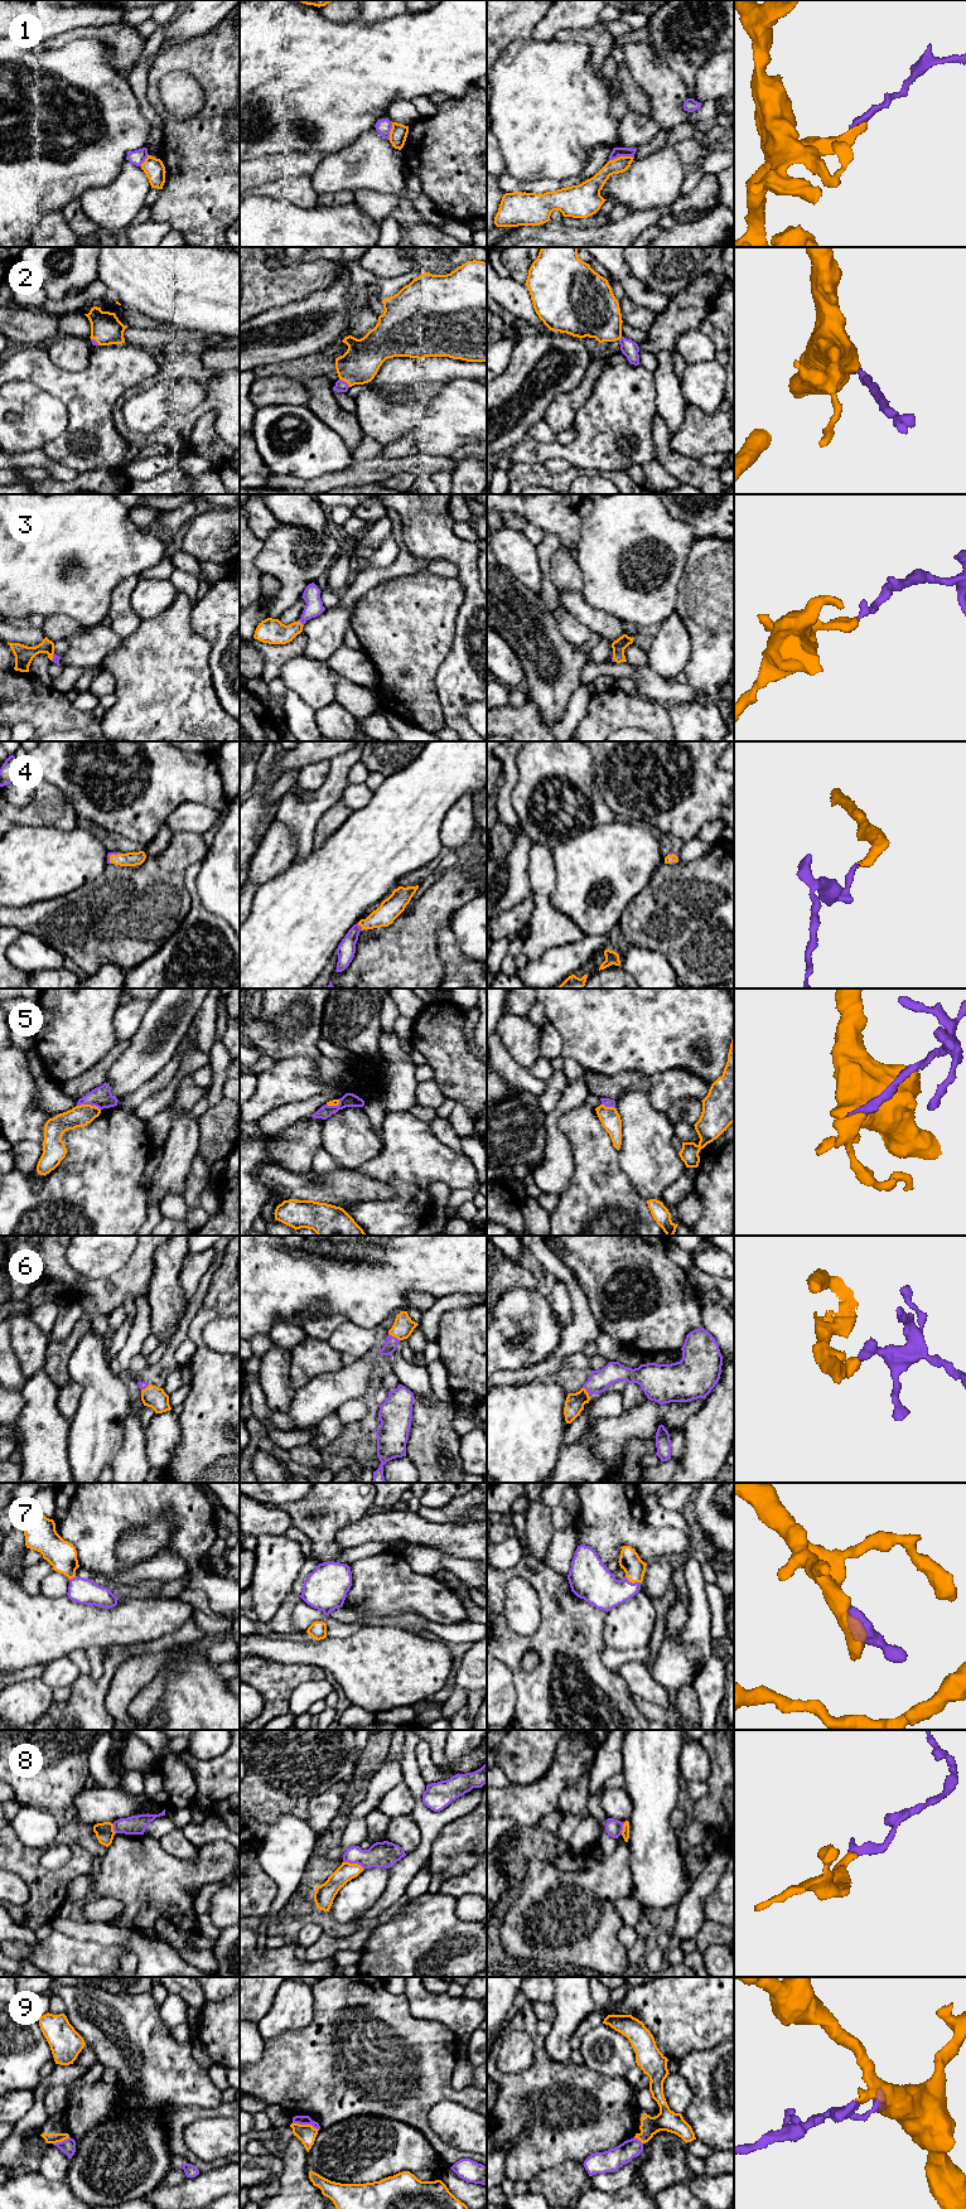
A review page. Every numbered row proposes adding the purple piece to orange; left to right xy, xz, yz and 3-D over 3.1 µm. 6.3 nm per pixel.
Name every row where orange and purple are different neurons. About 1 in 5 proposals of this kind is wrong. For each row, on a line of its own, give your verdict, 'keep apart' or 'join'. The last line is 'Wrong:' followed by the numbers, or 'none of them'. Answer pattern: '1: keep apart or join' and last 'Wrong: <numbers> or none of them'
1: keep apart
2: join
3: join
4: join
5: keep apart
6: join
7: join
8: keep apart
9: keep apart
Wrong: 1, 5, 8, 9

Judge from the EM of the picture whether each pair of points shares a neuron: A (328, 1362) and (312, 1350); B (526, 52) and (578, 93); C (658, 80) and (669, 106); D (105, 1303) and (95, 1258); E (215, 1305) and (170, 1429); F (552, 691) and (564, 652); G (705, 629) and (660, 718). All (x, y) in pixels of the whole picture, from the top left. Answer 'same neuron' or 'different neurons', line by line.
A: same neuron
B: same neuron
C: same neuron
D: different neurons
E: different neurons
F: same neuron
G: different neurons

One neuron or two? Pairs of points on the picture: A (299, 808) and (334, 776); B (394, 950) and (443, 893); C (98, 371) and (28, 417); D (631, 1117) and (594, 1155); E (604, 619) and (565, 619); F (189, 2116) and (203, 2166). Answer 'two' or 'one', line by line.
A: one
B: one
C: two
D: two
E: two
F: one

